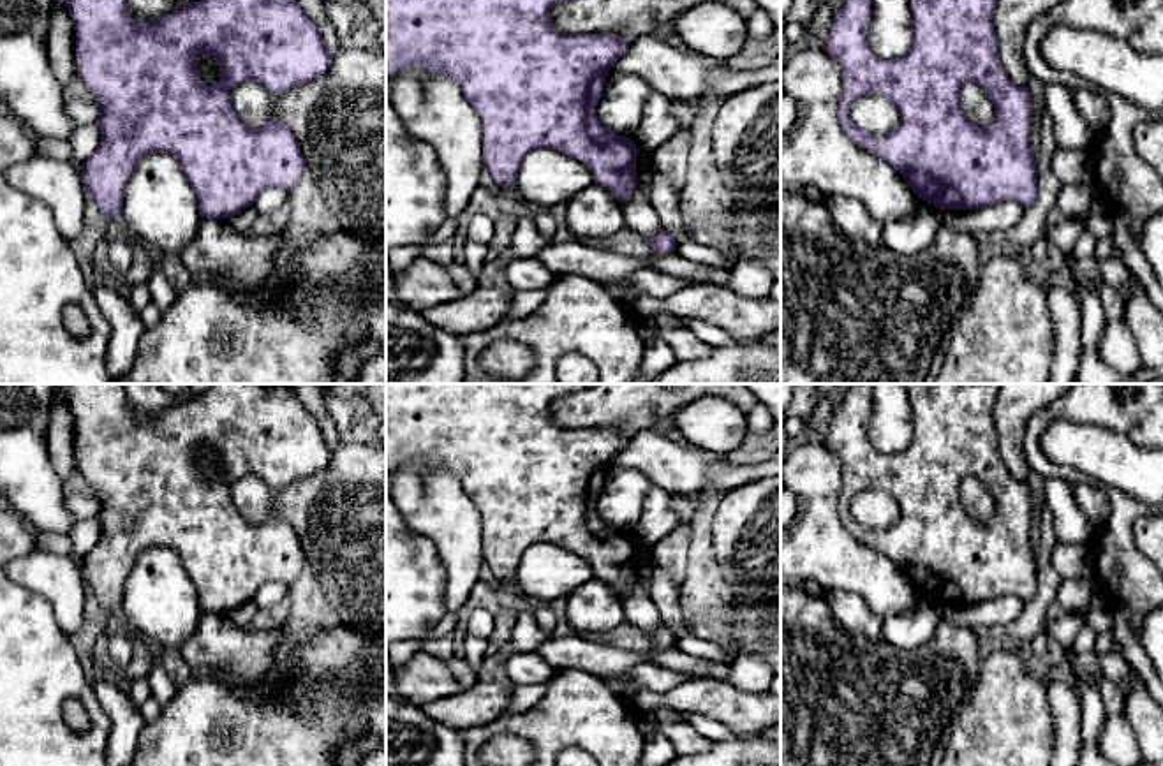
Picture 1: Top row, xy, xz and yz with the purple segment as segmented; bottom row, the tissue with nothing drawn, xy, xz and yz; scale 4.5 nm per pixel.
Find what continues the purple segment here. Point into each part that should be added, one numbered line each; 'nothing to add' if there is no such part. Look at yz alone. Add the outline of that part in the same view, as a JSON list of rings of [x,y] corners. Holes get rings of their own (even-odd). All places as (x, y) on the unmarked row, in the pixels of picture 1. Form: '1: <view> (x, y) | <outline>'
nothing to add

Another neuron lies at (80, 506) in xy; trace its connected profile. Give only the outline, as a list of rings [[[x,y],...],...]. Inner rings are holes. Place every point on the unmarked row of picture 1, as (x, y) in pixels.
[[[76,491],[65,497],[65,505],[76,521],[92,519],[99,512],[99,502],[95,497]]]

